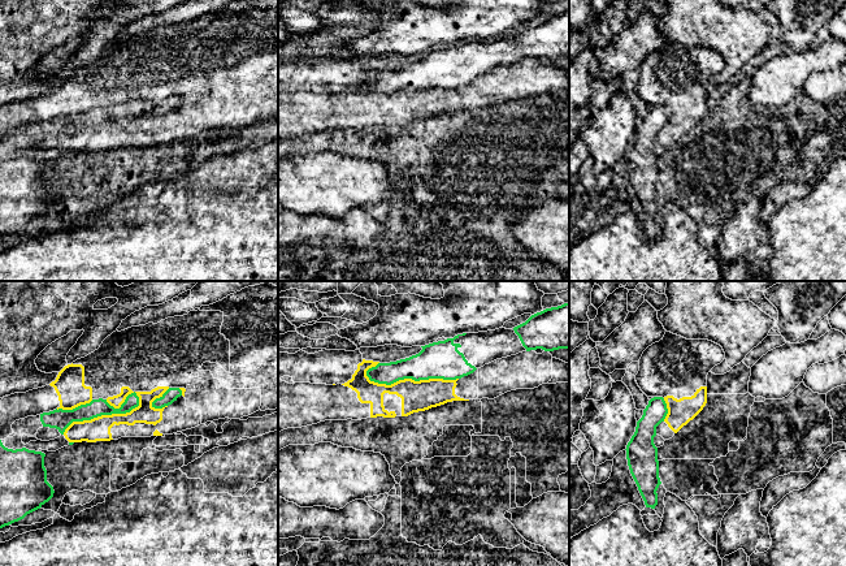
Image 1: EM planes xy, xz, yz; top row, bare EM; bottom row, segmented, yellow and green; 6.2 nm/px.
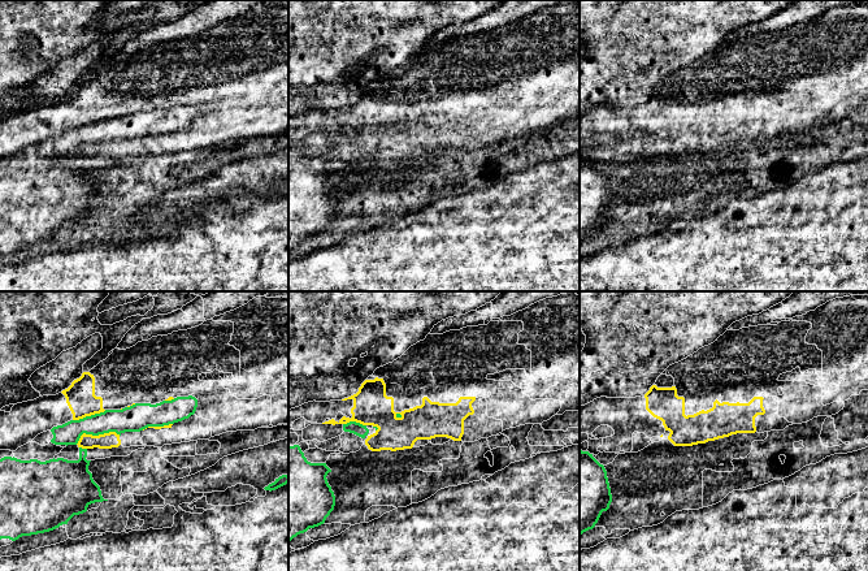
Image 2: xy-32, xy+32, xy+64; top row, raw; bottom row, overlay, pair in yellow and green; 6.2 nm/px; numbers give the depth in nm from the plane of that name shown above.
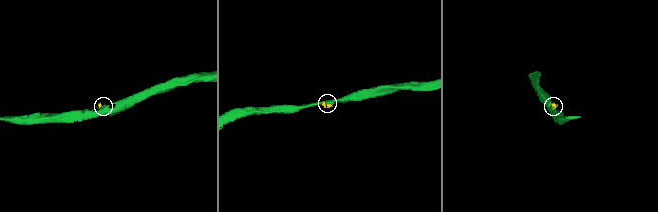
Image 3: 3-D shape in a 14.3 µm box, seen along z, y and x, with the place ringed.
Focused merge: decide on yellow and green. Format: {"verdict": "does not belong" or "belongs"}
{"verdict": "does not belong"}

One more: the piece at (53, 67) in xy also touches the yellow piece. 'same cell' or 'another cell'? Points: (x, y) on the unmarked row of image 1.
another cell

